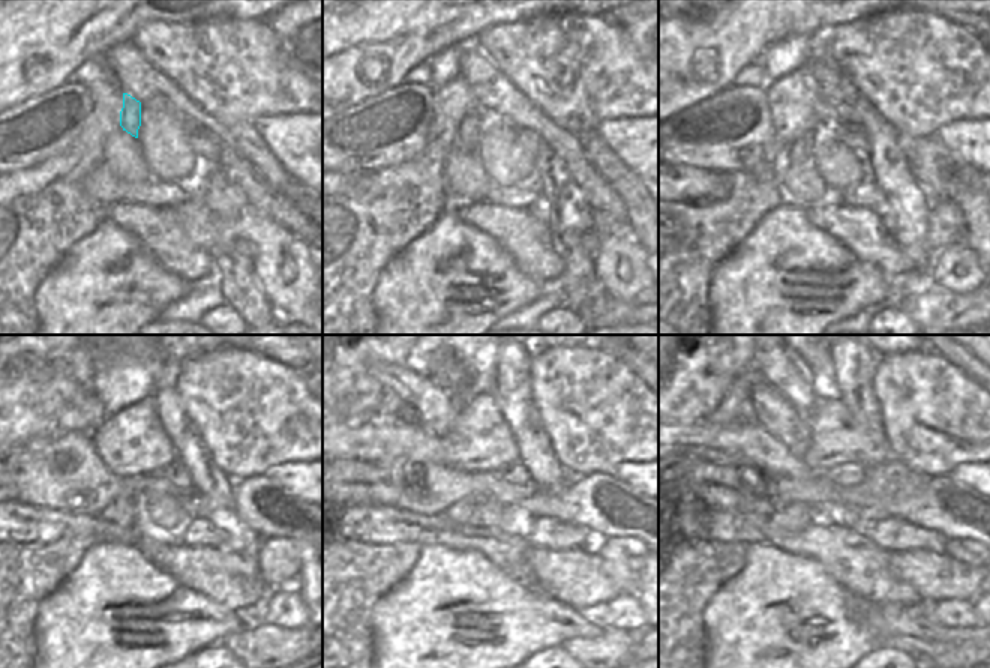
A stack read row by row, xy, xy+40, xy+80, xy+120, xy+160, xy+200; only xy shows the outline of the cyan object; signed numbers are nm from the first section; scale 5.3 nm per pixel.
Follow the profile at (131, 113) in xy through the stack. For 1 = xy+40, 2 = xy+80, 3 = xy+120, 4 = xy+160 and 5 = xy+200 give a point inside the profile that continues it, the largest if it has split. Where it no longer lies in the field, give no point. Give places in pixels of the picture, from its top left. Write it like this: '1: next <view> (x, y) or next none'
1: next xy+40 (467, 138)
2: next xy+80 (800, 150)
3: next xy+120 (126, 509)
4: next xy+160 (467, 512)
5: next xy+200 (794, 518)

